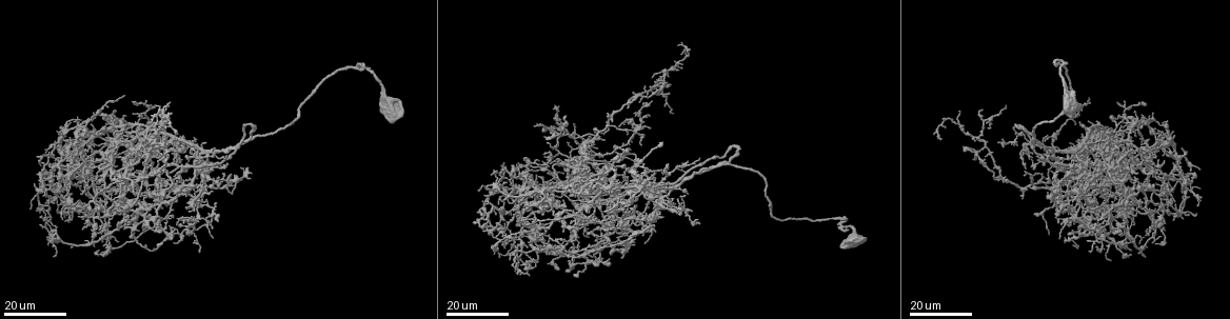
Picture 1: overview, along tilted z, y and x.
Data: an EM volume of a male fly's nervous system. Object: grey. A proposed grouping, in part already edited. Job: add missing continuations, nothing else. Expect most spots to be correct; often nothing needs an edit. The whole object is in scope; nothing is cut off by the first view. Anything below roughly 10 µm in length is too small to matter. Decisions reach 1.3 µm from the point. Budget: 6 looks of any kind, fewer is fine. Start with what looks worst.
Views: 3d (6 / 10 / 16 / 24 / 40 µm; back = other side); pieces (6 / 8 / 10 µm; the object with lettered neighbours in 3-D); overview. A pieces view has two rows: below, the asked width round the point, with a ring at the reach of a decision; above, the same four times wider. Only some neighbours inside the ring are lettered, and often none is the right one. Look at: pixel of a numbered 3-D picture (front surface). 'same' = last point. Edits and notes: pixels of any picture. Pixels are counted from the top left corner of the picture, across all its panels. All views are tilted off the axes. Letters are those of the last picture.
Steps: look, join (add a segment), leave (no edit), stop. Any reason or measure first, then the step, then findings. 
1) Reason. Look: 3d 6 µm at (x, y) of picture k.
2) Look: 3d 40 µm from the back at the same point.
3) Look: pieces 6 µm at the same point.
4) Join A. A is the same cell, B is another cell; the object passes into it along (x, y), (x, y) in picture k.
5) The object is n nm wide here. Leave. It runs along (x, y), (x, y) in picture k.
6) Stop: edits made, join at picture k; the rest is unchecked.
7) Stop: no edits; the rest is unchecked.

Look: 3d 16 µm at (605, 167) of picture 1.

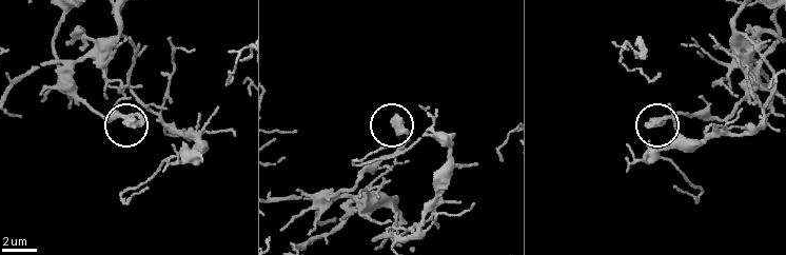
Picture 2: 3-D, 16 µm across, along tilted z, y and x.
Look: pieces 6 µm at (395, 118) of picture 2.

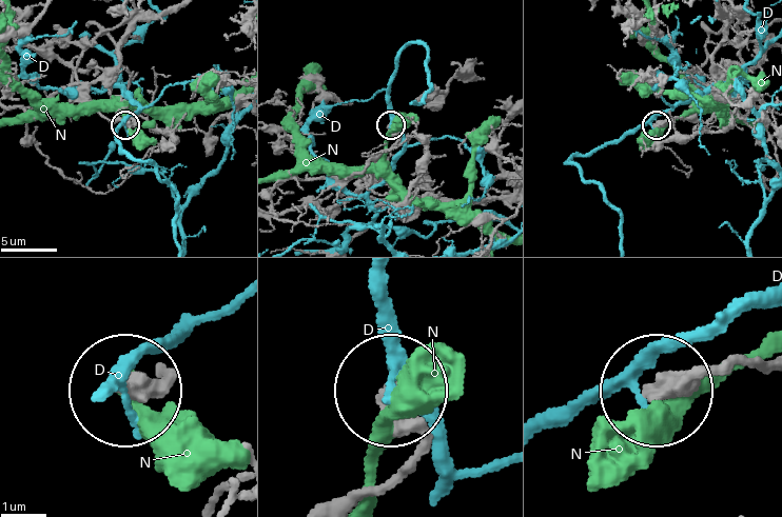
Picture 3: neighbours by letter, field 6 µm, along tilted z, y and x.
The object is 440 nm wide here. Leave. D and N are other cells; it runs along (770, 365), (721, 364), (662, 383) in picture 3; no lettered segment goes on from it.

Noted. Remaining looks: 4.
End of a long branch. Look: 3d 16 µm at (615, 163) of picture 1.

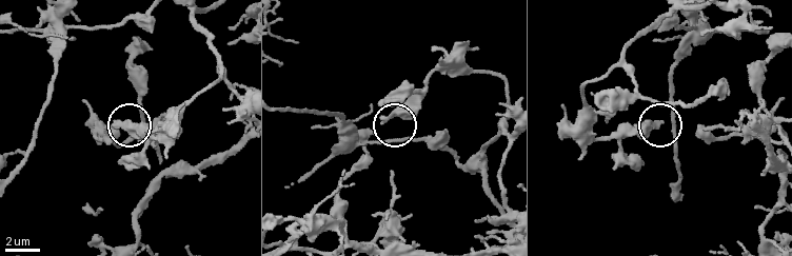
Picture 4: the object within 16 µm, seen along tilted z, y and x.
Look: pieces 6 µm at (382, 123) of picture 4.

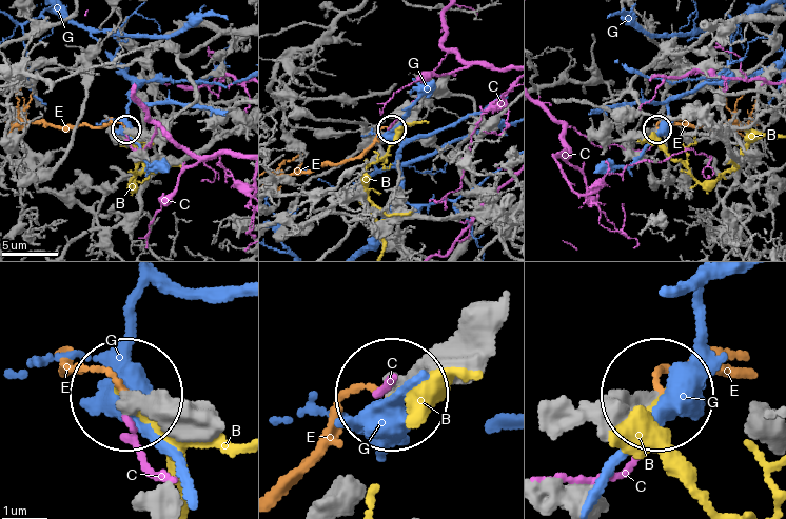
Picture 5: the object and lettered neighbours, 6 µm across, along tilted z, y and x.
Leave. B, C, E and G are other cells; it runs along (566, 428), (649, 403) in picture 5; none of them fits.

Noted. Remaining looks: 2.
Branch stops here. Look: 3d 16 µm at (166, 105) of picture 1.

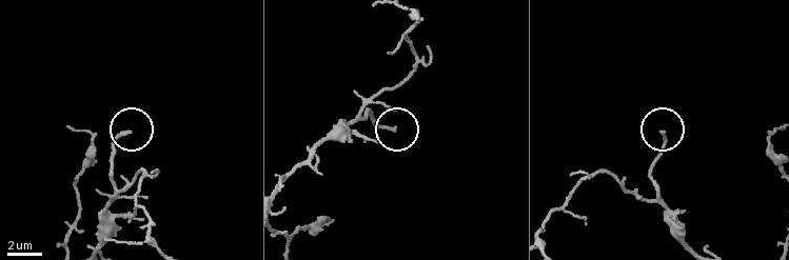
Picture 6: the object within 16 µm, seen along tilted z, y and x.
Look: pieces 6 µm at (391, 128) of picture 6.

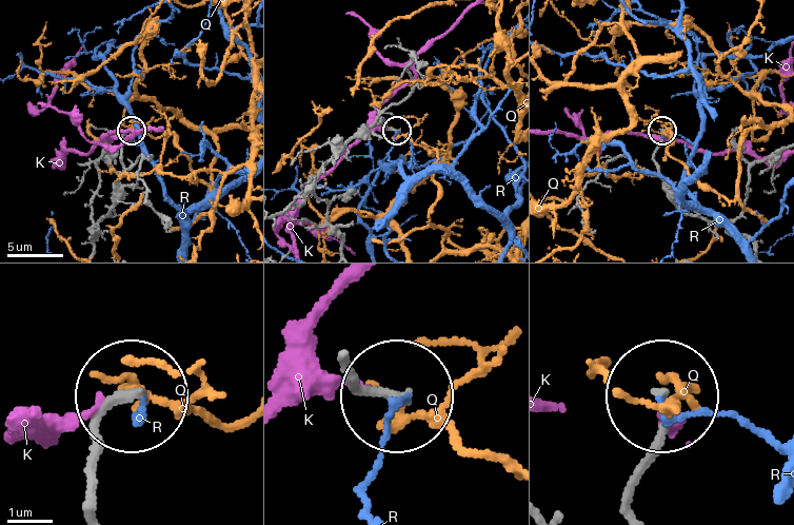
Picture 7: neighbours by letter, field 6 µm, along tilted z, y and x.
Leave. K, Q and R are other cells; it runs along (95, 511), (97, 422), (125, 400) in picture 7; none of them fits.

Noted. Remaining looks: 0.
Stop: no edits; the rest is unchecked.

